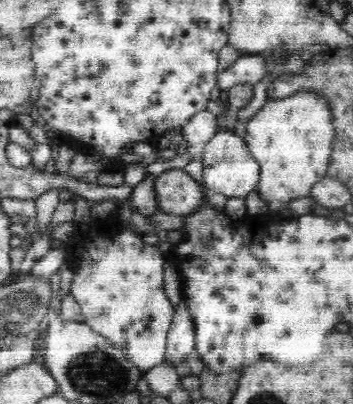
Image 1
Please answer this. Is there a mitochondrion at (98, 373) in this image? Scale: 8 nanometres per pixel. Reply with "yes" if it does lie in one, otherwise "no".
yes

